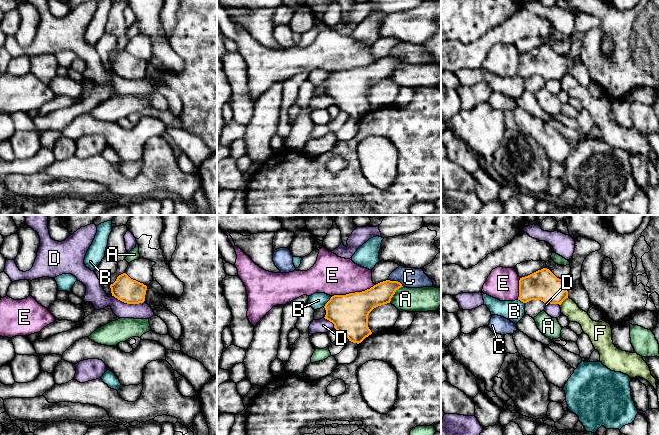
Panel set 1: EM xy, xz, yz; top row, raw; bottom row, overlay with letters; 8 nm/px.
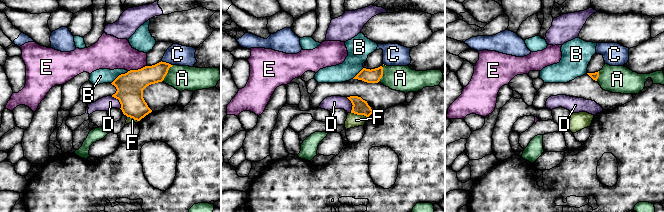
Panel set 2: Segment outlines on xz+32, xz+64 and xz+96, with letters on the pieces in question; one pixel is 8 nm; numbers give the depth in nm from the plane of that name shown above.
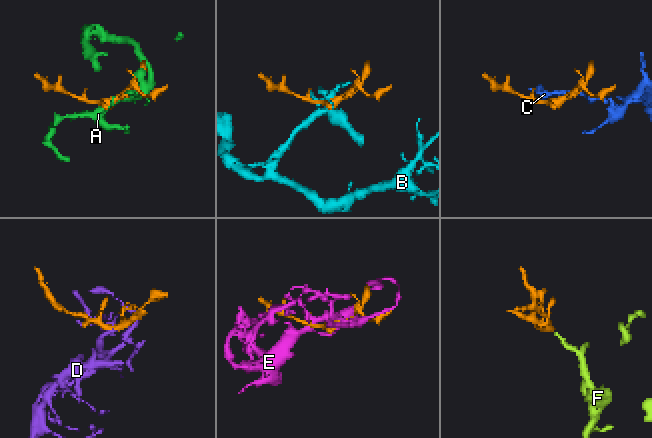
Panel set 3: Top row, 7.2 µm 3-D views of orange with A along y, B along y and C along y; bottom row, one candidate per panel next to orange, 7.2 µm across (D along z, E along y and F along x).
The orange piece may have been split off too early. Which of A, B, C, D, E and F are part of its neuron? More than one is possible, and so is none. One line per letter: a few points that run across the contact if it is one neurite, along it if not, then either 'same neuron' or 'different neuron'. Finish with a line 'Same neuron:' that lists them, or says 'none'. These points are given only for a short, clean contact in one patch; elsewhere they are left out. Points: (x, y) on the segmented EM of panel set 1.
A: different neuron
B: different neuron
C: different neuron
D: different neuron
E: different neuron
F: yz (568, 297), (560, 305) | different neuron
Same neuron: none

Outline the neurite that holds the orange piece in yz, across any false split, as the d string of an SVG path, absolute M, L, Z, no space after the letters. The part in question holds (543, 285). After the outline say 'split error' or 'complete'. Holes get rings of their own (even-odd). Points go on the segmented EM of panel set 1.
M543 268L519 280L519 297L523 303L541 300L546 304L559 304L568 298L566 281Z; complete

